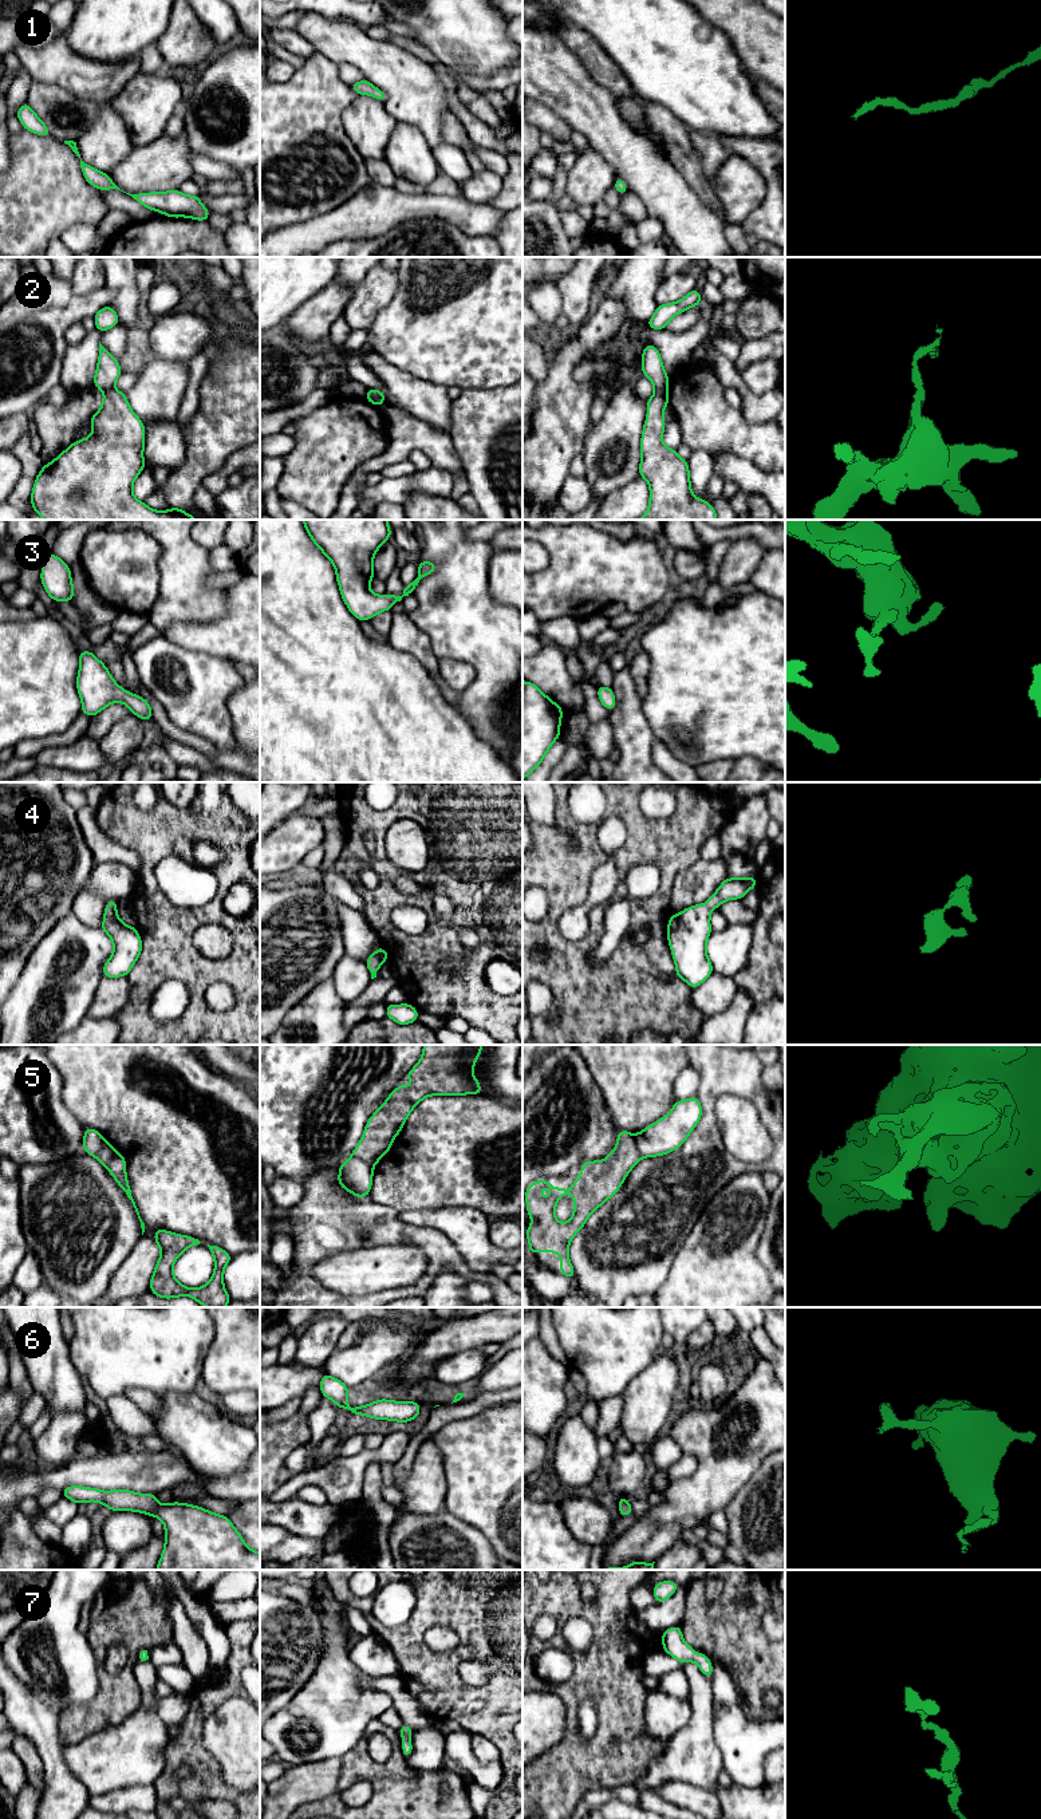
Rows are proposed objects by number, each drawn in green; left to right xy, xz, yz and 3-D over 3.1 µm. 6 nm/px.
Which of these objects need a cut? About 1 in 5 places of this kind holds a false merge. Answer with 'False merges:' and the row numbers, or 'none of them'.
False merges: 2, 5

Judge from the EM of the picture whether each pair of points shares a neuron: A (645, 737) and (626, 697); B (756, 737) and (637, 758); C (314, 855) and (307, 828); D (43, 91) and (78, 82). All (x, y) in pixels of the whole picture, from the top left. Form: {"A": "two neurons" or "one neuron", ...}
{"A": "one neuron", "B": "two neurons", "C": "two neurons", "D": "two neurons"}

